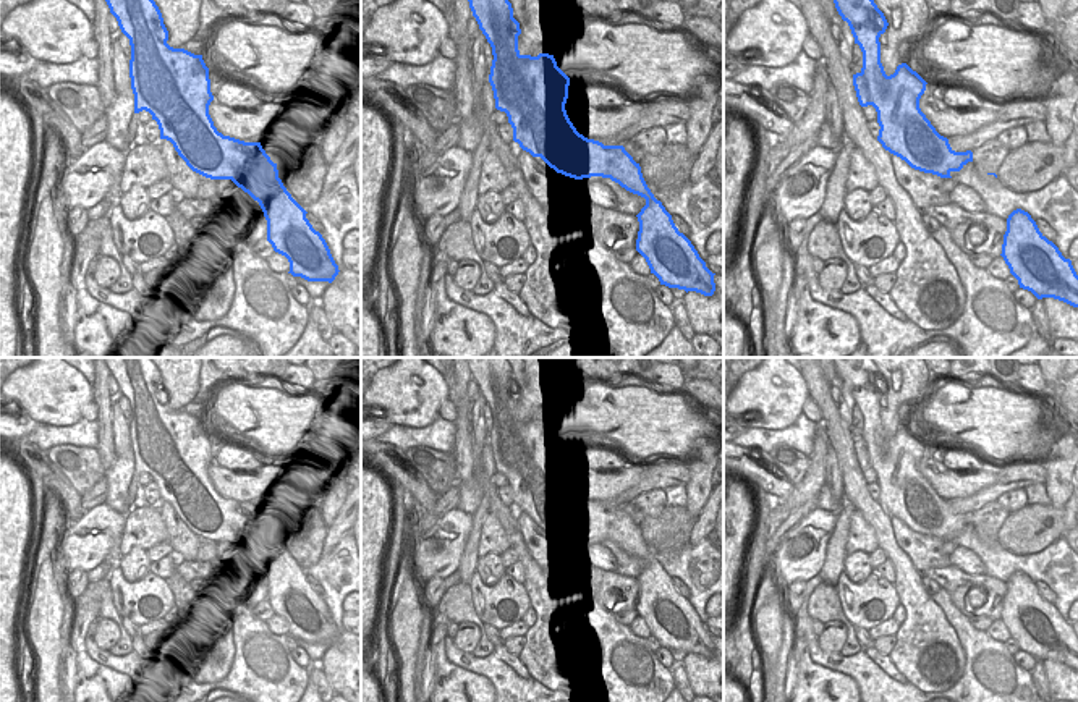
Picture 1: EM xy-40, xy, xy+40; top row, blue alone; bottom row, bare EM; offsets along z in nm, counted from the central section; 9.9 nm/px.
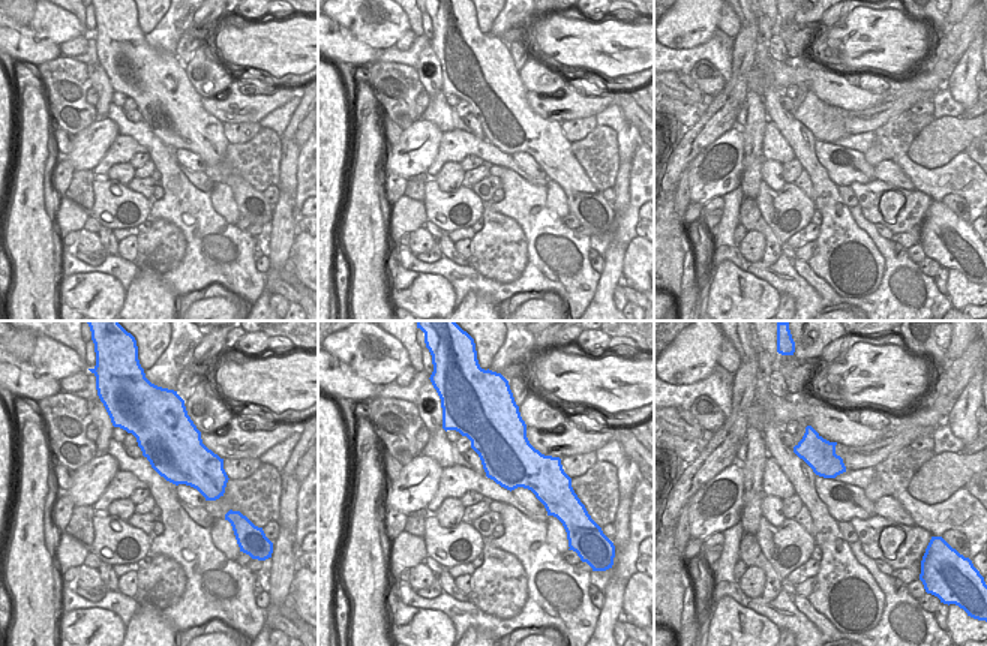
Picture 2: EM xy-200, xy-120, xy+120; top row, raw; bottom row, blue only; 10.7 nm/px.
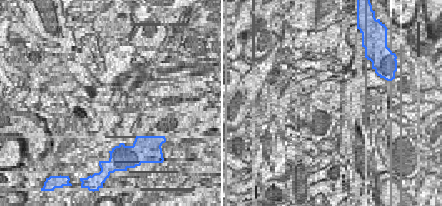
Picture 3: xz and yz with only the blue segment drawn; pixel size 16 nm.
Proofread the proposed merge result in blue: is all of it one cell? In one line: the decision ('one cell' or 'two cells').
two cells

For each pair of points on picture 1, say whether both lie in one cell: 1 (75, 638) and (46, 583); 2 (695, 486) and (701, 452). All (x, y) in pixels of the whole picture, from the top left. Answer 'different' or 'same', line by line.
1: different
2: same

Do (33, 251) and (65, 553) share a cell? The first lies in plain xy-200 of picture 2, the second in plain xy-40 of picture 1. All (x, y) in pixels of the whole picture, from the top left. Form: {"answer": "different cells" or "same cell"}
{"answer": "different cells"}

